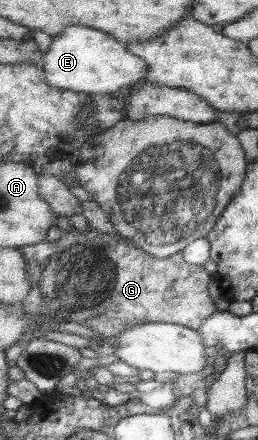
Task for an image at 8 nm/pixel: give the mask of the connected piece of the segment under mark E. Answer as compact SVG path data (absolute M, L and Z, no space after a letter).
M71 26L53 36L51 45L42 53L42 71L52 87L89 94L91 97L111 95L145 82L148 63L129 51L127 44L108 32L85 26Z

